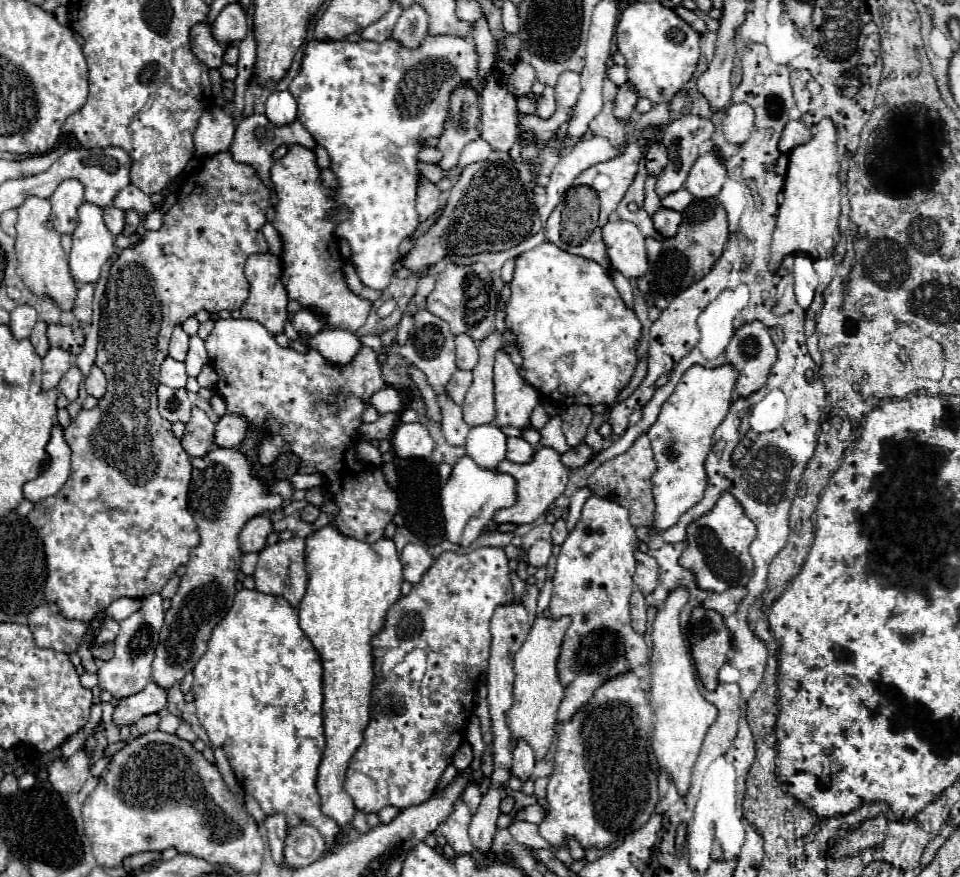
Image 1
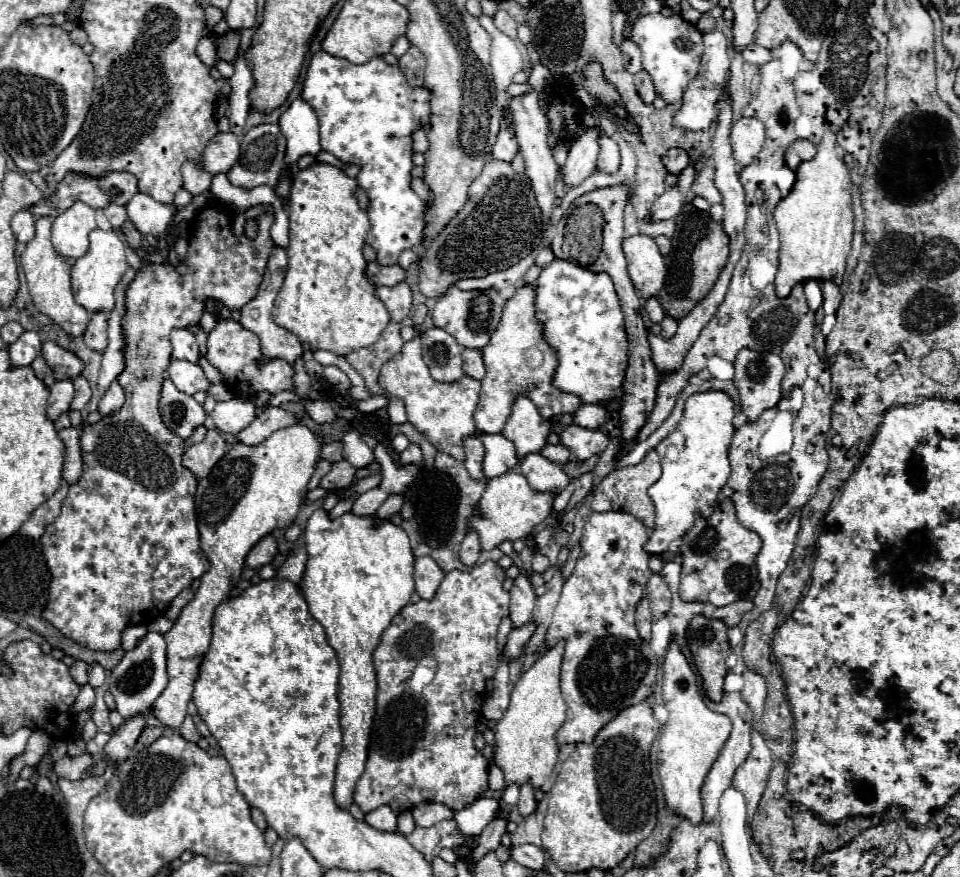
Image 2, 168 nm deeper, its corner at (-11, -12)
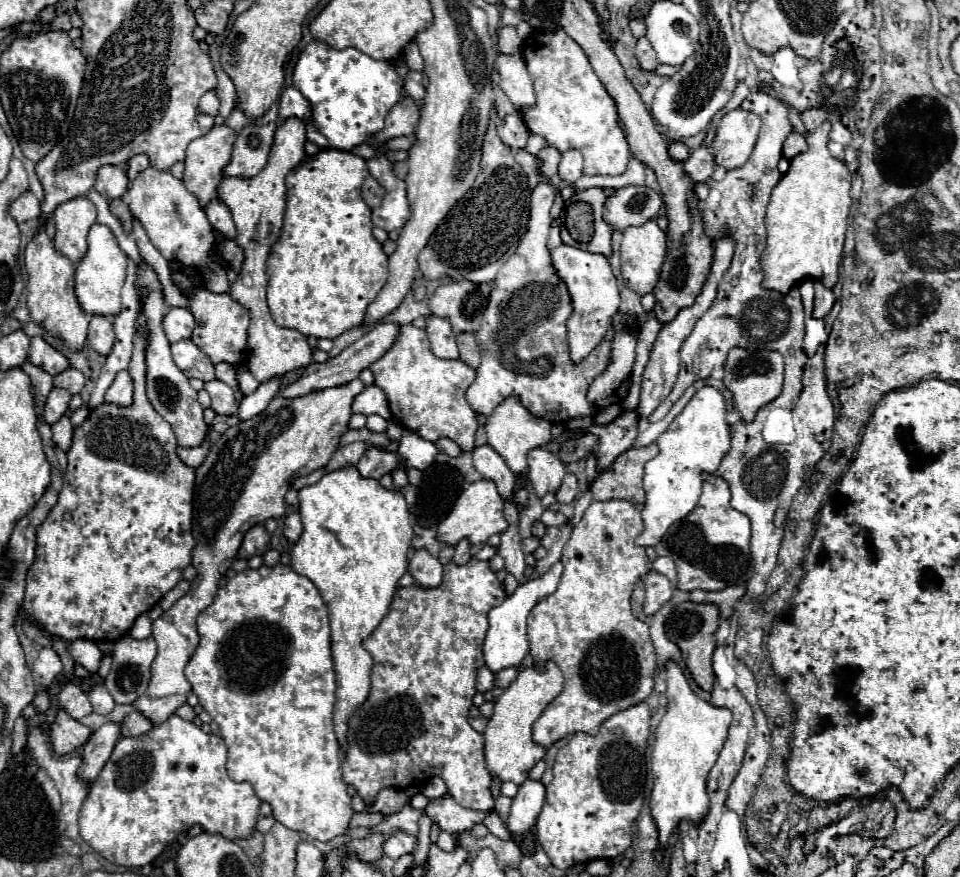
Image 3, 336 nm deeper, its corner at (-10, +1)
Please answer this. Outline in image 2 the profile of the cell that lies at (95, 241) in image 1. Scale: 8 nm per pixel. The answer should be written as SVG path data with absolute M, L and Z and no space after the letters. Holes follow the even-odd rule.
M94 230L90 232L88 252L76 260L72 266L72 290L74 298L88 312L110 312L114 308L114 288L128 268L124 256L124 244L114 230Z

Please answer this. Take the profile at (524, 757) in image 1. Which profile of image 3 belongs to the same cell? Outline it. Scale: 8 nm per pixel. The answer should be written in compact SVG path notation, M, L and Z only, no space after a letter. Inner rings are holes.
M527 779L519 787L517 795L513 797L511 813L509 813L509 819L507 819L507 827L511 827L511 833L521 835L529 827L533 827L543 803L545 803L543 783Z

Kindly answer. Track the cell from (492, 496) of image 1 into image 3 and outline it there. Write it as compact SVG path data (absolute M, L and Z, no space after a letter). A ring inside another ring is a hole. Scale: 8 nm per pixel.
M461 539L461 541L455 545L455 555L453 555L453 561L455 561L455 563L459 563L459 565L467 563L467 561L471 559L471 555L469 555L469 547L471 547L471 543L469 543L467 539Z

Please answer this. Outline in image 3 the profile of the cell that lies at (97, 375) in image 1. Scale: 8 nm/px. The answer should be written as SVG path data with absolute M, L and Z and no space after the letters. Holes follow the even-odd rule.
M119 371L115 381L111 383L111 387L105 393L105 401L107 403L115 403L115 405L131 405L133 401L133 381L129 377L127 371Z

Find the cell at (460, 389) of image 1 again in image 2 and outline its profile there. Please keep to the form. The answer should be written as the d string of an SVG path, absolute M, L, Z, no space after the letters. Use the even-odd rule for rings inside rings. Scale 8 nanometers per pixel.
M414 338L410 342L404 342L402 350L392 356L380 370L378 376L380 386L384 388L386 398L400 398L406 406L408 422L424 434L424 438L434 444L440 452L450 454L452 458L464 462L464 438L472 436L476 432L474 428L474 410L478 406L478 394L480 394L480 382L462 376L458 382L438 382L430 376L428 366L422 362L422 342L420 338Z

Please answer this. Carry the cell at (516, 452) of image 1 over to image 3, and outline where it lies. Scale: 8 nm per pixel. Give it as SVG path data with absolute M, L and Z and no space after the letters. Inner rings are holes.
M545 447L531 449L527 455L527 477L537 493L537 497L545 497L547 493L555 493L565 477L565 465L557 455L547 451Z

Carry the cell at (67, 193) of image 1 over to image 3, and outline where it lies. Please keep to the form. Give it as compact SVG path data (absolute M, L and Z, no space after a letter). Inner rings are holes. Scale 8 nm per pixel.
M75 197L61 203L53 211L55 219L55 249L77 263L87 251L87 231L97 221L95 205L85 197Z

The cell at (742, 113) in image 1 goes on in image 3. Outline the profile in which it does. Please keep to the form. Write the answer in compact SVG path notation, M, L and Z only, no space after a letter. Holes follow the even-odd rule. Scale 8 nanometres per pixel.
M739 107L725 113L713 141L715 163L725 169L741 167L755 147L759 127L761 119L753 111Z

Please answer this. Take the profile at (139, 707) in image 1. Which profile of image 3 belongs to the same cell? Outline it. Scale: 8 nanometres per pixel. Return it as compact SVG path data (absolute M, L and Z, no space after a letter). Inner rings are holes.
M111 721L99 727L83 747L83 765L79 767L79 777L91 783L109 761L119 739L121 739L121 723Z

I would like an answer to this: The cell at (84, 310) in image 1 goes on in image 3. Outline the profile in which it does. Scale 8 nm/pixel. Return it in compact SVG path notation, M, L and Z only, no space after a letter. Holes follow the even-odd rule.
M93 315L89 321L89 333L87 333L87 343L101 355L107 355L113 347L115 333L113 333L113 323L111 317L107 315Z

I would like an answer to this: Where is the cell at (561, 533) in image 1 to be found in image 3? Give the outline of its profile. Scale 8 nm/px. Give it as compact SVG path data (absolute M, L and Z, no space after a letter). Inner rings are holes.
M545 511L543 515L541 515L541 521L543 521L543 525L553 525L553 527L563 527L565 523L567 523L567 517L563 515L563 513L555 513L555 511Z

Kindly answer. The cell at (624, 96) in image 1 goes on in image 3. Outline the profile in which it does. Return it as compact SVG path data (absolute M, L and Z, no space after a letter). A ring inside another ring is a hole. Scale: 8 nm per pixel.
M641 37L641 39L637 41L635 57L639 59L639 63L641 63L641 69L643 69L643 71L655 71L655 69L657 69L655 51L653 51L653 47L647 43L647 39L645 39L645 37Z

